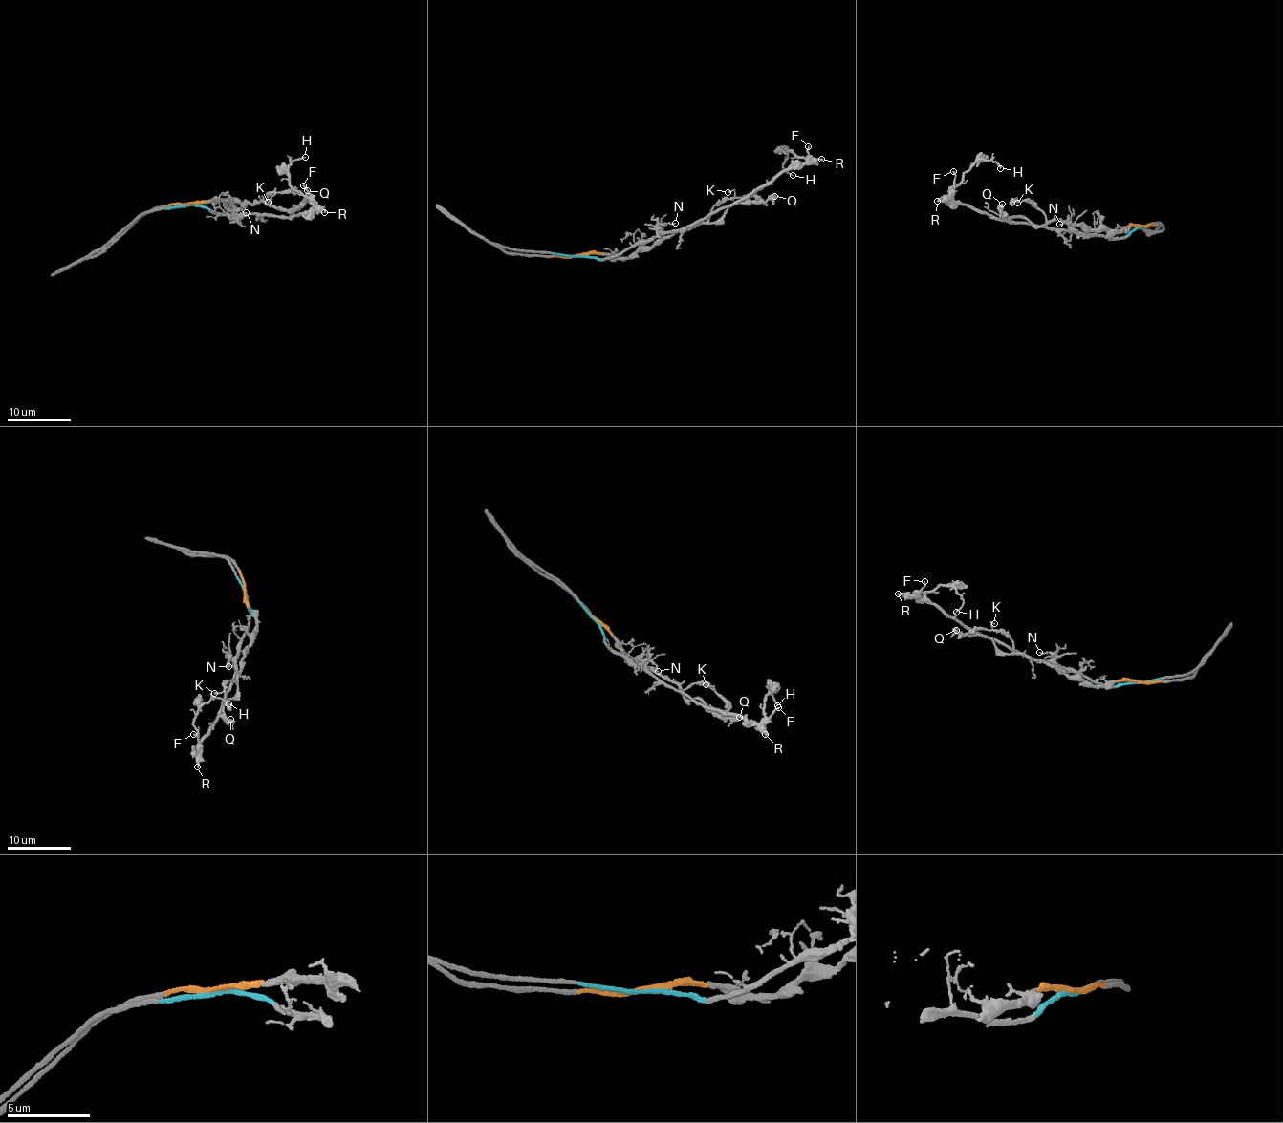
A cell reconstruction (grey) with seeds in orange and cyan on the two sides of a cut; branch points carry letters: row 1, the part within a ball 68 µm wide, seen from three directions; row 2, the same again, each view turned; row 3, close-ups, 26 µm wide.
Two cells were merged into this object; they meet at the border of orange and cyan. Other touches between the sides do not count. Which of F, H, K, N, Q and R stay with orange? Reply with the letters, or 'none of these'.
K, Q

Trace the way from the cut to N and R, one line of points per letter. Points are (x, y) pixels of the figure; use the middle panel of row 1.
N: (576, 256), (612, 258), (650, 240), (664, 223), (675, 224)
R: (576, 256), (612, 258), (655, 236), (677, 229), (682, 231), (742, 201), (787, 169), (821, 159)

